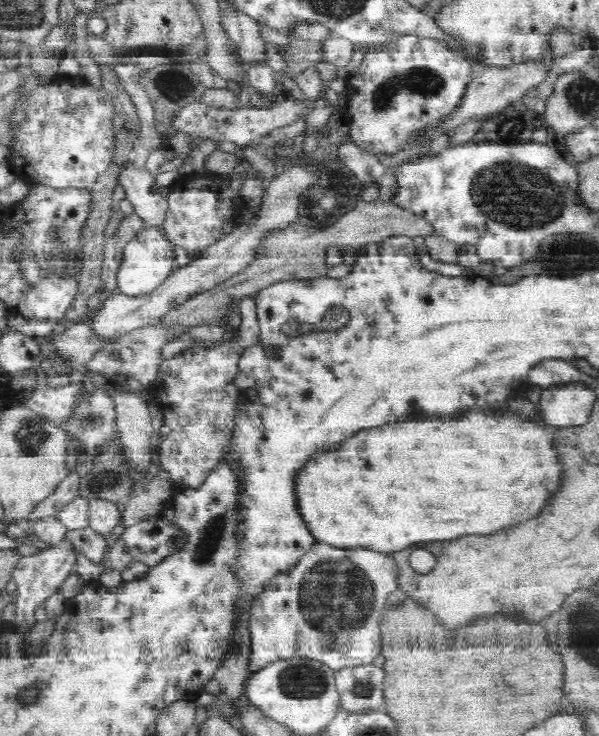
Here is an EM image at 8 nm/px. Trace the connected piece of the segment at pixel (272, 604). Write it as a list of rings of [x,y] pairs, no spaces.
[[[312,542],[294,564],[264,580],[262,590],[253,595],[249,618],[251,656],[247,670],[260,671],[276,660],[291,657],[307,657],[322,662],[335,672],[347,667],[373,665],[382,649],[379,624],[382,612],[387,608],[386,598],[398,588],[400,567],[392,556],[392,552],[376,552],[362,546],[334,548],[324,542]]]

